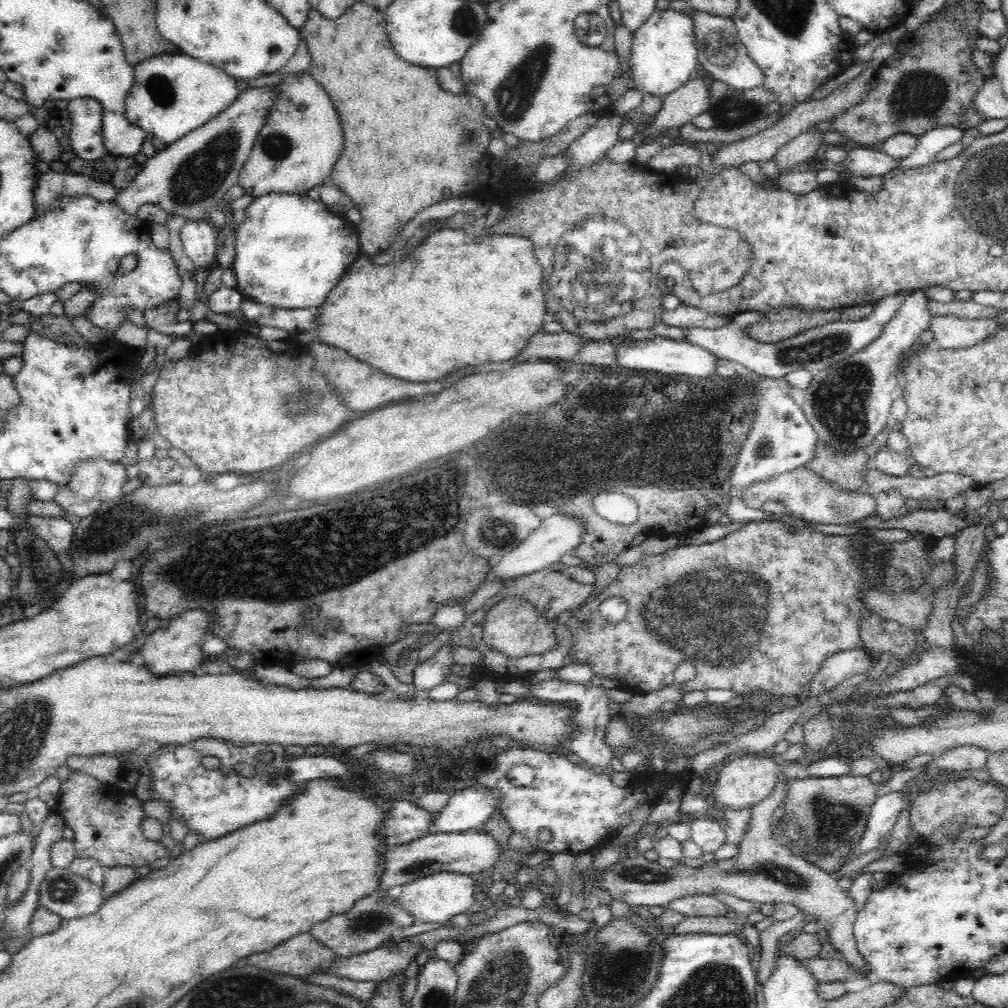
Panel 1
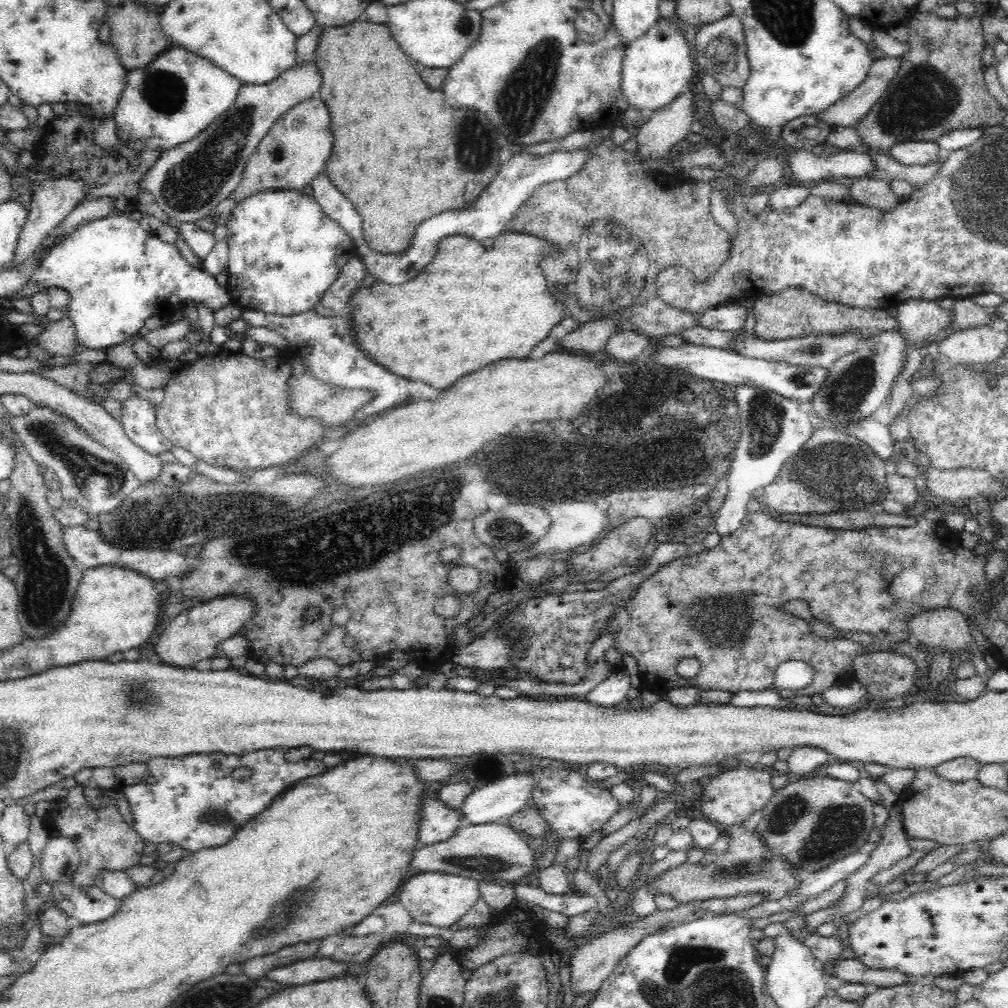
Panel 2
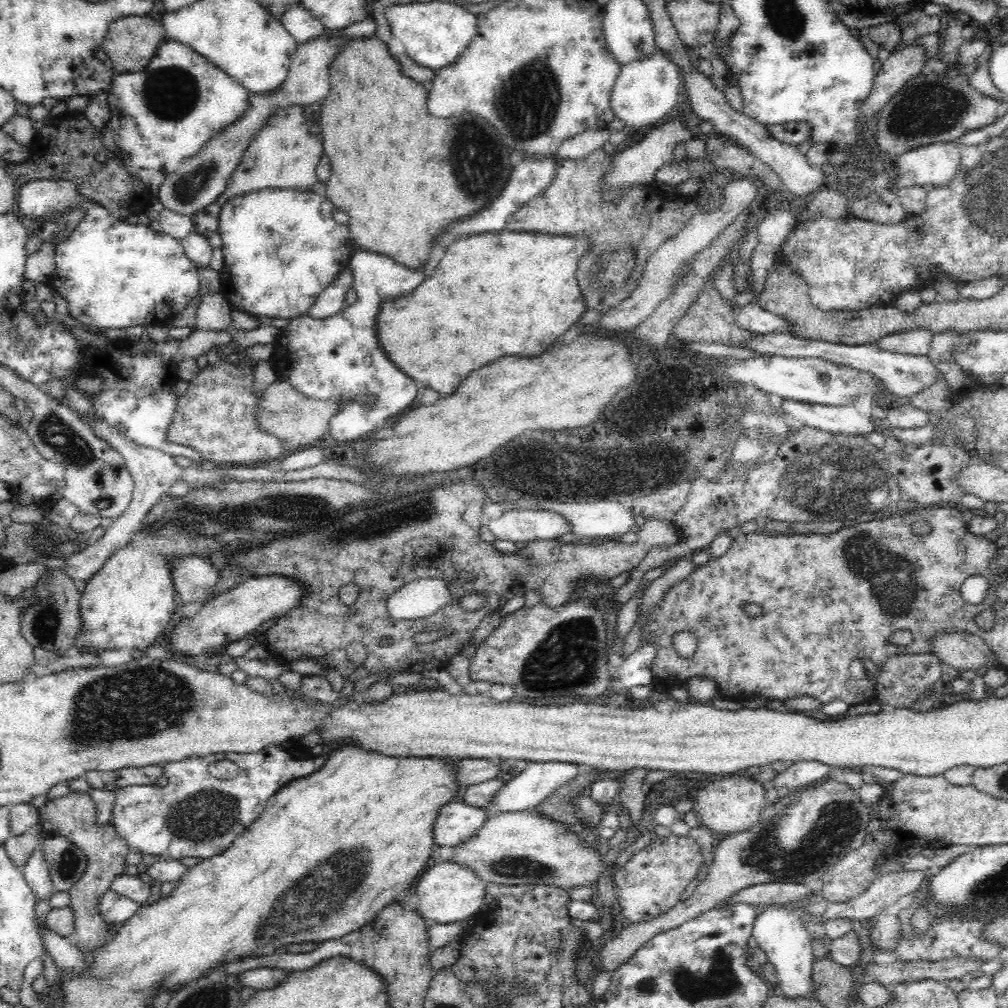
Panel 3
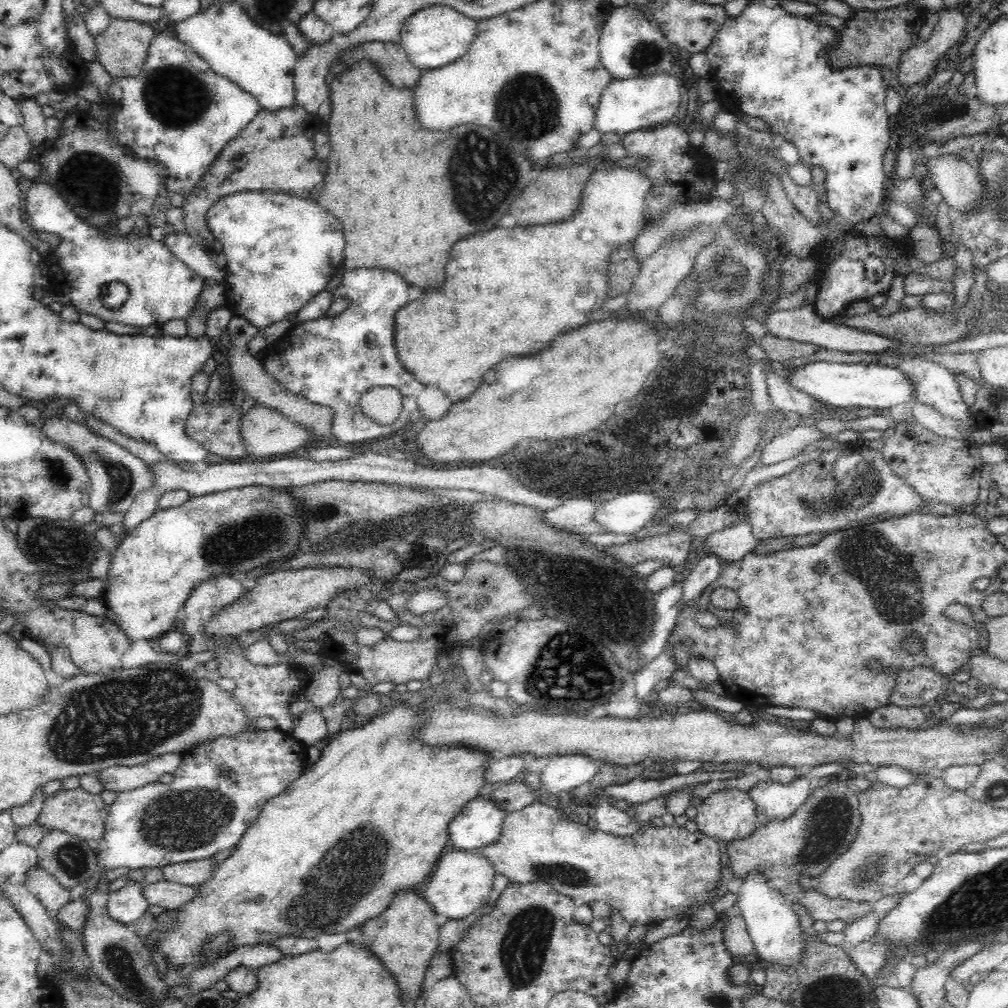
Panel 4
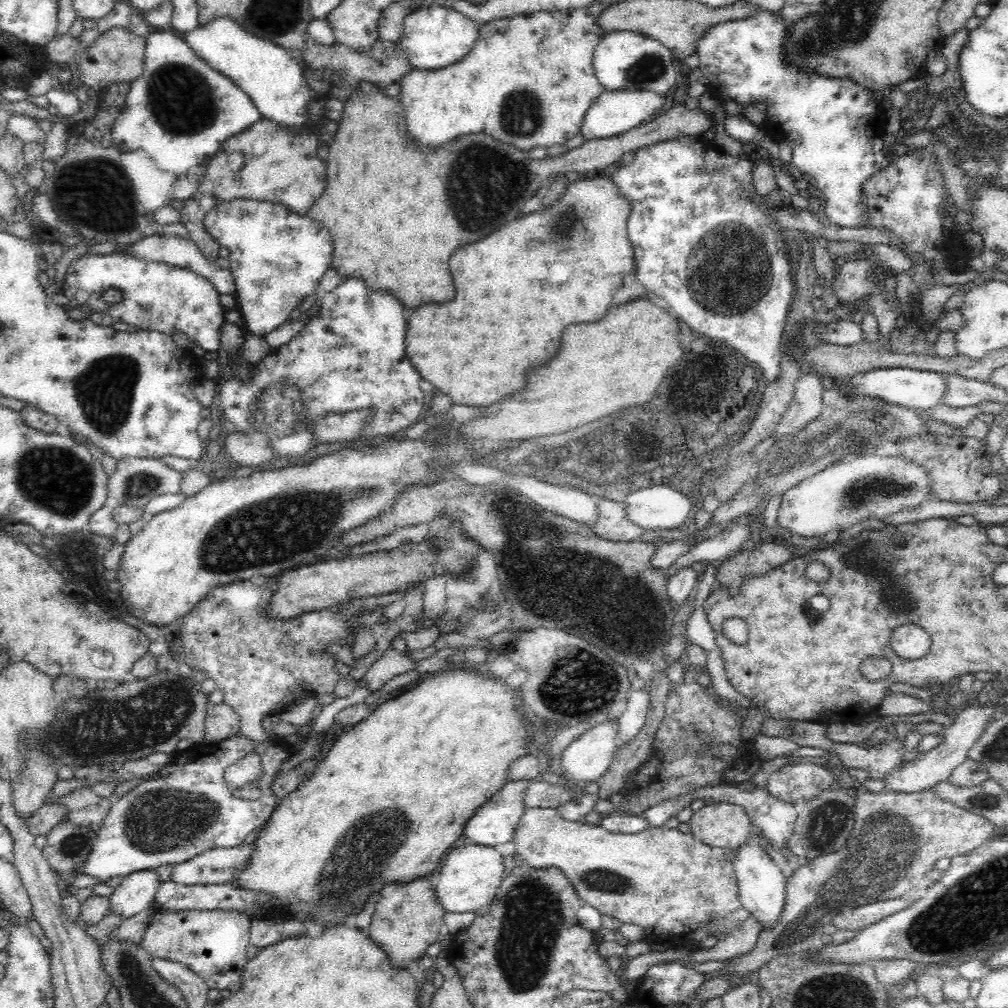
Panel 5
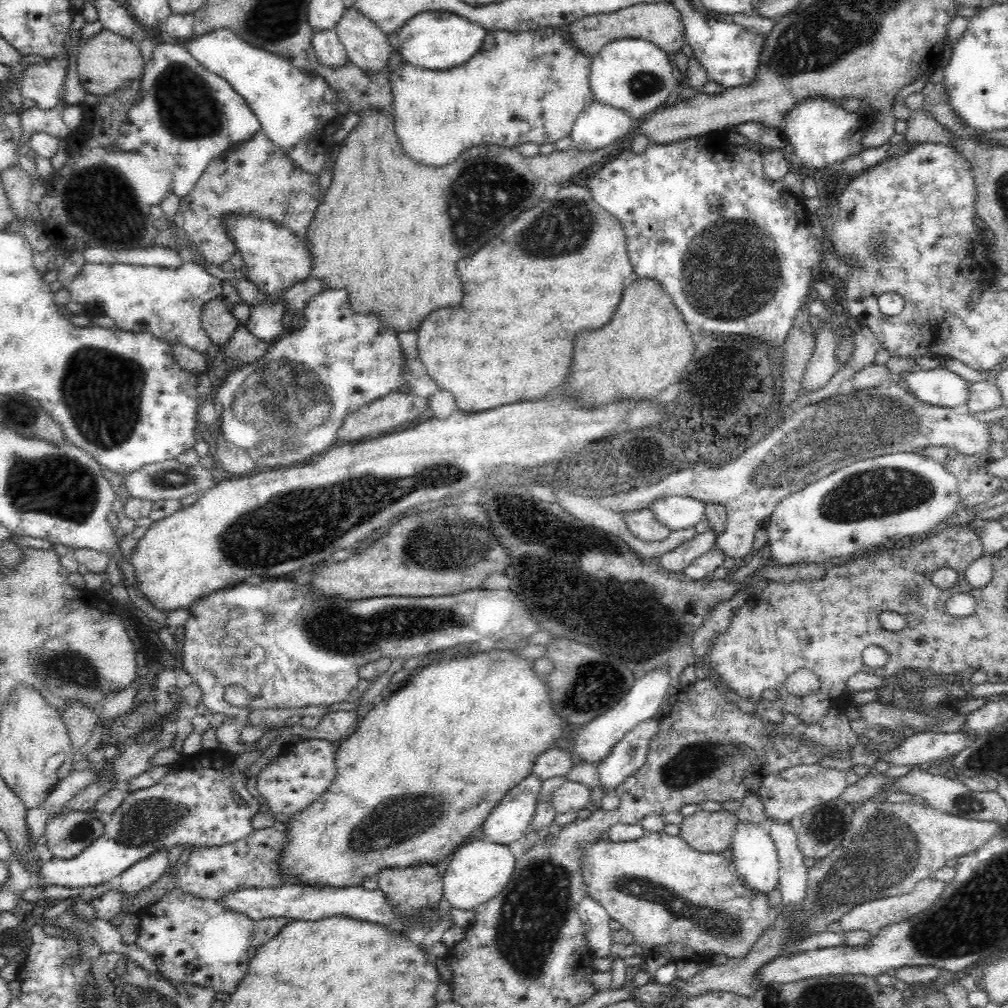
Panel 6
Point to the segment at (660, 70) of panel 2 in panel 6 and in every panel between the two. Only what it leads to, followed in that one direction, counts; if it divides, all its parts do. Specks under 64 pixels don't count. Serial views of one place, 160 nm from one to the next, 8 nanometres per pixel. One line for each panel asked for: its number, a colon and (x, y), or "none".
3: (646, 91)
4: (625, 106)
5: (612, 113)
6: (597, 126)

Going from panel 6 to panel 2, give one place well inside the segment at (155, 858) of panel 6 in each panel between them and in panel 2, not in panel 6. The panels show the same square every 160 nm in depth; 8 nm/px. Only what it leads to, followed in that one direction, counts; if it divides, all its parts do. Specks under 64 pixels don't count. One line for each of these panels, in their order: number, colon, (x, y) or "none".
2: (91, 905)
3: (115, 908)
4: (127, 904)
5: (135, 891)

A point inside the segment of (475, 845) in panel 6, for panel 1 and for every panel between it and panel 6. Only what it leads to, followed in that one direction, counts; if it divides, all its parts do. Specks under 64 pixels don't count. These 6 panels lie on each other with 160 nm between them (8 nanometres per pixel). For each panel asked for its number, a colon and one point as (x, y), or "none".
1: (436, 898)
2: (439, 899)
3: (448, 892)
4: (460, 881)
5: (471, 875)

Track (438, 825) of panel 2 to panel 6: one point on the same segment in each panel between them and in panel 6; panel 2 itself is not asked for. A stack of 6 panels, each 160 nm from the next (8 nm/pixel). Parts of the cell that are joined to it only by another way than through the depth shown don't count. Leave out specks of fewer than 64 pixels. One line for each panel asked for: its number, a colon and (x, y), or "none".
3: (457, 822)
4: (479, 824)
5: (495, 822)
6: (506, 824)

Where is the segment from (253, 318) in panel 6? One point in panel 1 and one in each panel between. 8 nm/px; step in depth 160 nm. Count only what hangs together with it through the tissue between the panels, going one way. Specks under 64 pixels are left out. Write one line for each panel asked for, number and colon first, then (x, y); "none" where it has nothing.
1: (291, 251)
2: (284, 251)
3: (282, 247)
4: (281, 250)
5: (277, 258)

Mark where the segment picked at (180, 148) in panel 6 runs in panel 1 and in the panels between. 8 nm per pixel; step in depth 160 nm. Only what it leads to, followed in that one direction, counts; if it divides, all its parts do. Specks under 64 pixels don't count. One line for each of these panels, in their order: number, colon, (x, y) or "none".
1: (173, 94)
2: (173, 99)
3: (165, 114)
4: (178, 113)
5: (179, 110)

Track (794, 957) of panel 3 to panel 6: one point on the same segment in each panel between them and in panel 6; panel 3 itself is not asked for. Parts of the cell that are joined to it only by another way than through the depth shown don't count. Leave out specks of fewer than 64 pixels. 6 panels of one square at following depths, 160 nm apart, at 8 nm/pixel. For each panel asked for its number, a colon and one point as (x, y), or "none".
4: (774, 927)
5: (761, 884)
6: (754, 855)

